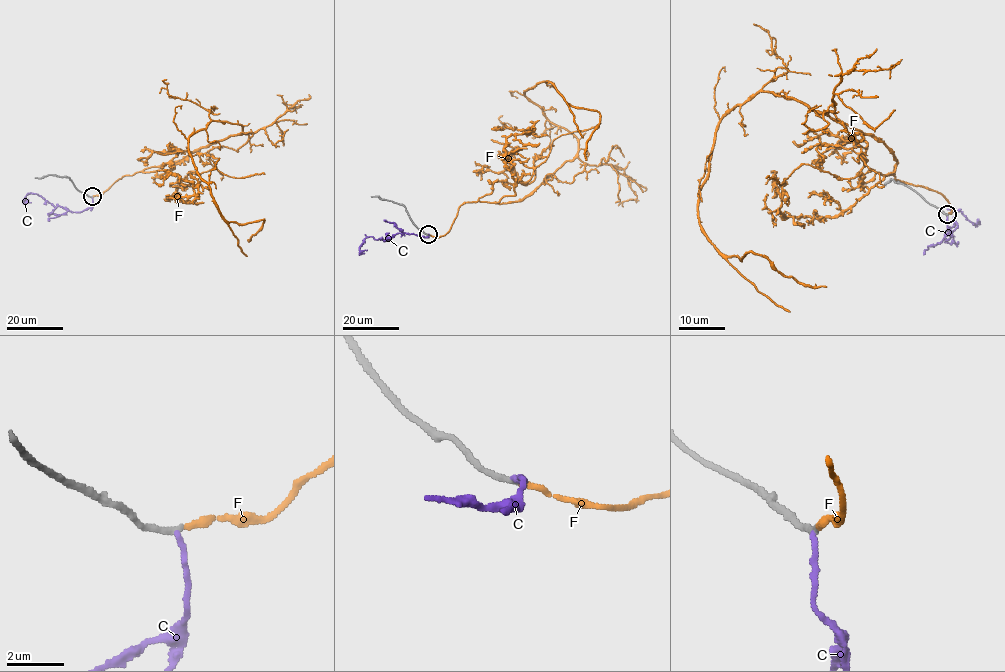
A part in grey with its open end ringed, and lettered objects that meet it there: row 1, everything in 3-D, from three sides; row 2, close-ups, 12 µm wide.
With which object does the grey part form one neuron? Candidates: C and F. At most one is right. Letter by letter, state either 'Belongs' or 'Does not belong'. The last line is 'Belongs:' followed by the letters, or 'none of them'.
C: Does not belong
F: Belongs
Belongs: F

